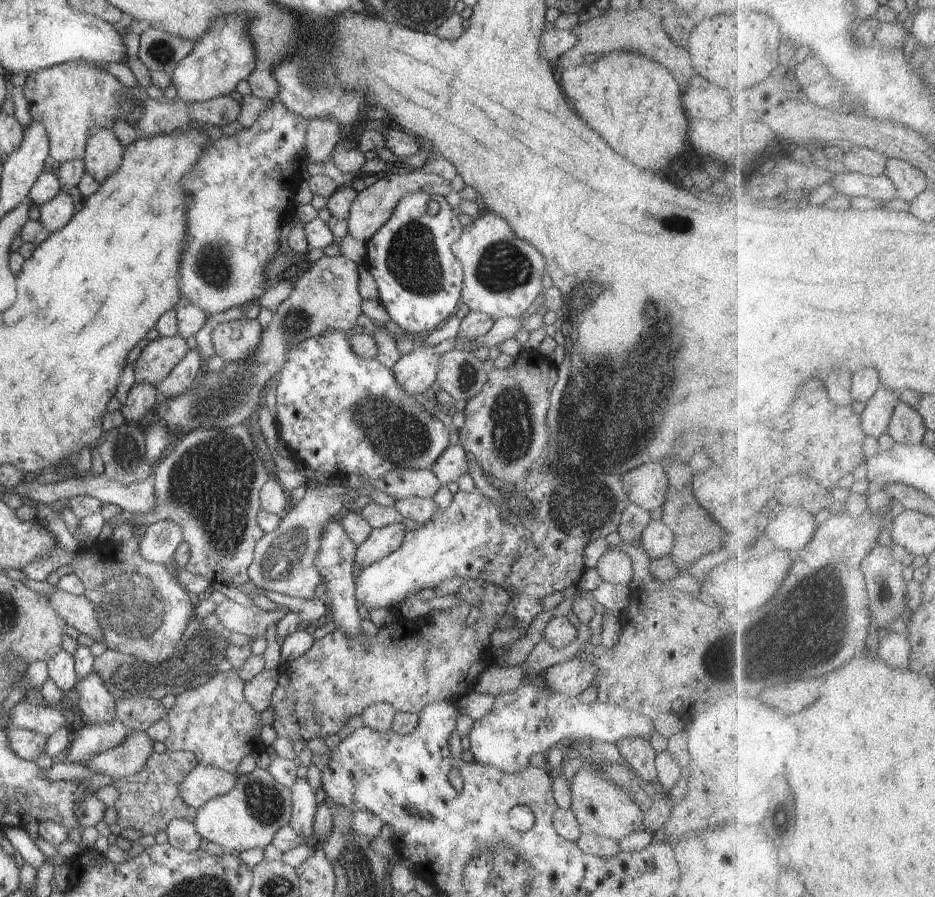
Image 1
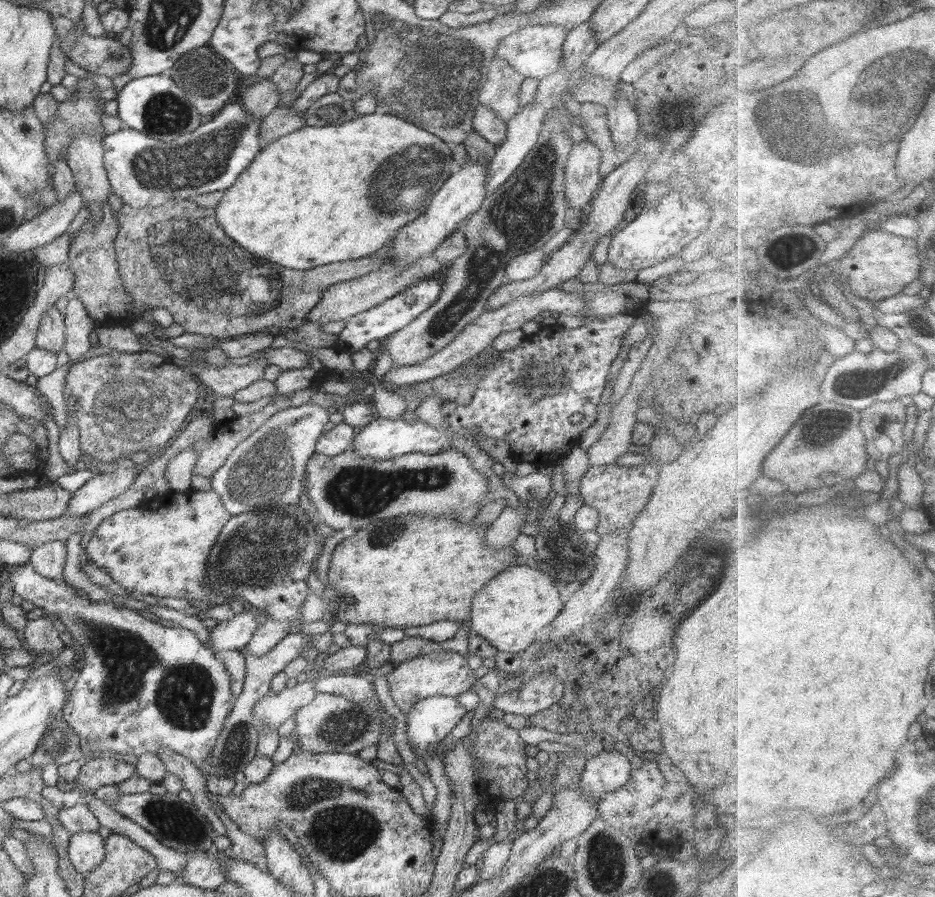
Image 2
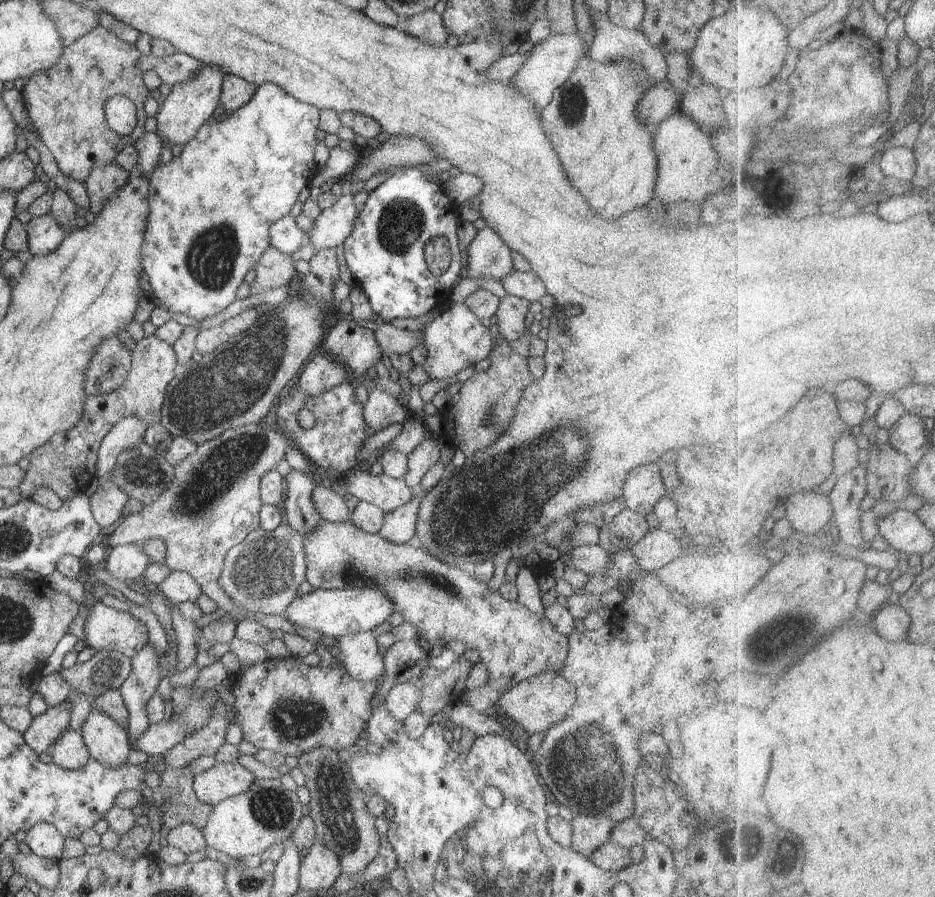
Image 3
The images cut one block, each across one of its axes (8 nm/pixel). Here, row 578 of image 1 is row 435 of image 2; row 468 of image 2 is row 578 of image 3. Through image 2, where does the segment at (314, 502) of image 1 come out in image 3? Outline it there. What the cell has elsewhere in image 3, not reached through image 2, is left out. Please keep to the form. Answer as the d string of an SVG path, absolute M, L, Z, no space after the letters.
M289 524L273 531L258 528L247 534L226 553L218 579L220 588L244 611L283 616L285 608L294 600L307 571L303 536Z

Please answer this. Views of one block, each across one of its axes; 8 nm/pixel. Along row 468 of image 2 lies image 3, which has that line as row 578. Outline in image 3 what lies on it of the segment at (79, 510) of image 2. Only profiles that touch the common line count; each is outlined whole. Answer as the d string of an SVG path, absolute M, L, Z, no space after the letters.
M130 543L110 548L102 565L113 578L118 578L122 582L136 582L141 581L149 564L148 557L141 552L140 544Z

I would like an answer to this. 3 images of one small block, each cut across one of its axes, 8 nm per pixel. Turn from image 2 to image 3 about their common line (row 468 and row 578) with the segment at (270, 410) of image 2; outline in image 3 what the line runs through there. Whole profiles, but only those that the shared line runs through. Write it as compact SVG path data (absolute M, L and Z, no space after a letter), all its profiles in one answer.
M242 425L225 430L220 436L202 443L194 454L186 457L180 464L174 467L173 480L170 486L154 502L146 505L139 513L125 516L122 523L115 531L101 538L109 550L118 545L130 543L142 543L150 537L158 537L165 540L167 553L165 565L172 571L186 571L200 585L204 594L207 594L217 604L217 608L228 612L245 611L238 606L220 588L220 578L226 553L234 545L237 545L247 534L260 528L259 512L263 502L260 496L261 478L268 471L274 470L286 451L290 449L290 439L284 431L274 428L262 428L256 425Z

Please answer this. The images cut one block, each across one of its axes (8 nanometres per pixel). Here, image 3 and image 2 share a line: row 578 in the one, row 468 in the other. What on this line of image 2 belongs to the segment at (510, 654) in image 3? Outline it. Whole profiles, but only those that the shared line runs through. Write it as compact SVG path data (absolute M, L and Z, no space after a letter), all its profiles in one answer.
M354 446L348 449L342 454L336 456L328 456L320 453L314 452L313 455L308 459L306 463L306 468L308 479L308 496L309 499L314 503L320 514L320 519L322 522L334 530L344 530L352 526L352 528L361 529L367 527L370 523L381 521L386 518L394 518L395 516L404 516L406 514L411 514L412 516L446 516L451 514L451 512L458 512L468 508L468 506L478 506L483 500L483 496L489 492L488 478L478 471L472 465L472 459L464 453L456 451L456 449L448 449L446 452L441 452L440 454L422 454L422 453L410 453L407 455L398 456L396 458L391 458L390 460L374 460L373 458L358 456L355 453Z

